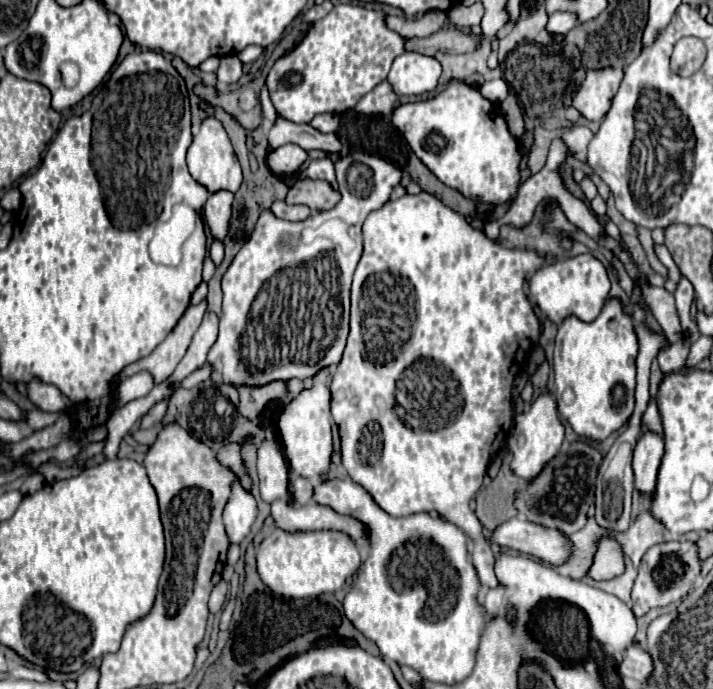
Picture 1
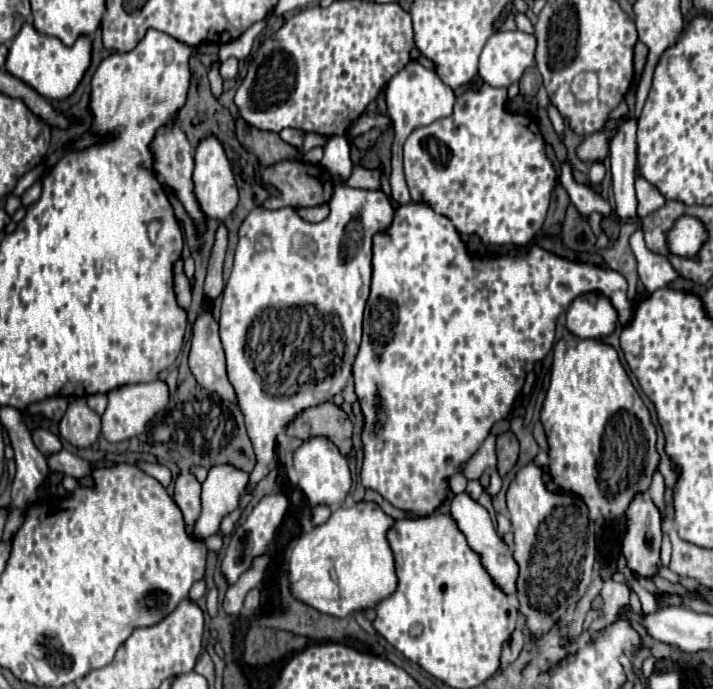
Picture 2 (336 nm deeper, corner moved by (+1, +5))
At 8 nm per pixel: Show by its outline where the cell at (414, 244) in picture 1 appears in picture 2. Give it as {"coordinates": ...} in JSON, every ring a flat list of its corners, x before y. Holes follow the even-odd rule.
{"coordinates":[[409,201,405,205,399,205,395,209,393,221,385,231,379,231,373,235,373,279,371,279,371,293,367,299,367,307,365,307,365,317,363,317,363,341,359,347,359,353,355,357,353,363,353,383,355,383,355,395,359,399,365,423,363,423,363,433,361,433,361,441,363,441,363,467,361,467,361,483,365,489,373,489,377,493,383,495,383,499,387,499,393,507,403,509,403,511,411,511,415,515,431,515,435,513,445,499,451,493,449,487,449,479,455,473,461,473,463,467,467,465,467,461,473,457,473,453,477,453,477,449,481,447,481,443,485,441,485,437,489,435,491,427,505,419,517,399,517,395,521,393,521,387,525,383,523,379,523,369,525,375,527,371,533,369,533,365,537,361,541,361,553,347,555,343,555,321,557,317,563,313,563,309,569,307,569,303,589,291,599,291,605,297,611,299,613,307,619,313,621,323,629,323,631,315,633,315,633,303,627,299,627,281,619,271,613,271,609,267,599,267,599,265,591,265,591,263,577,263,577,261,569,261,563,257,557,257,541,247,531,247,527,255,523,257,481,257,475,259,469,255,465,243,461,241,459,231,453,227,453,223,449,221,449,217,435,213,427,203,421,201]]}

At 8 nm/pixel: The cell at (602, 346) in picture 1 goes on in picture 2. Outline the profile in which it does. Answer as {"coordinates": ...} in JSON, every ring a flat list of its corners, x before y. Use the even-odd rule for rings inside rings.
{"coordinates":[[565,333,555,343,551,369,551,385,541,409,541,423,547,433,551,475,561,489,581,495,587,507,597,507,607,519,623,519,623,513,637,491,647,491,659,455,655,451,657,433,651,425,649,411,635,391,627,371,623,369,617,351,597,339,577,339]]}

